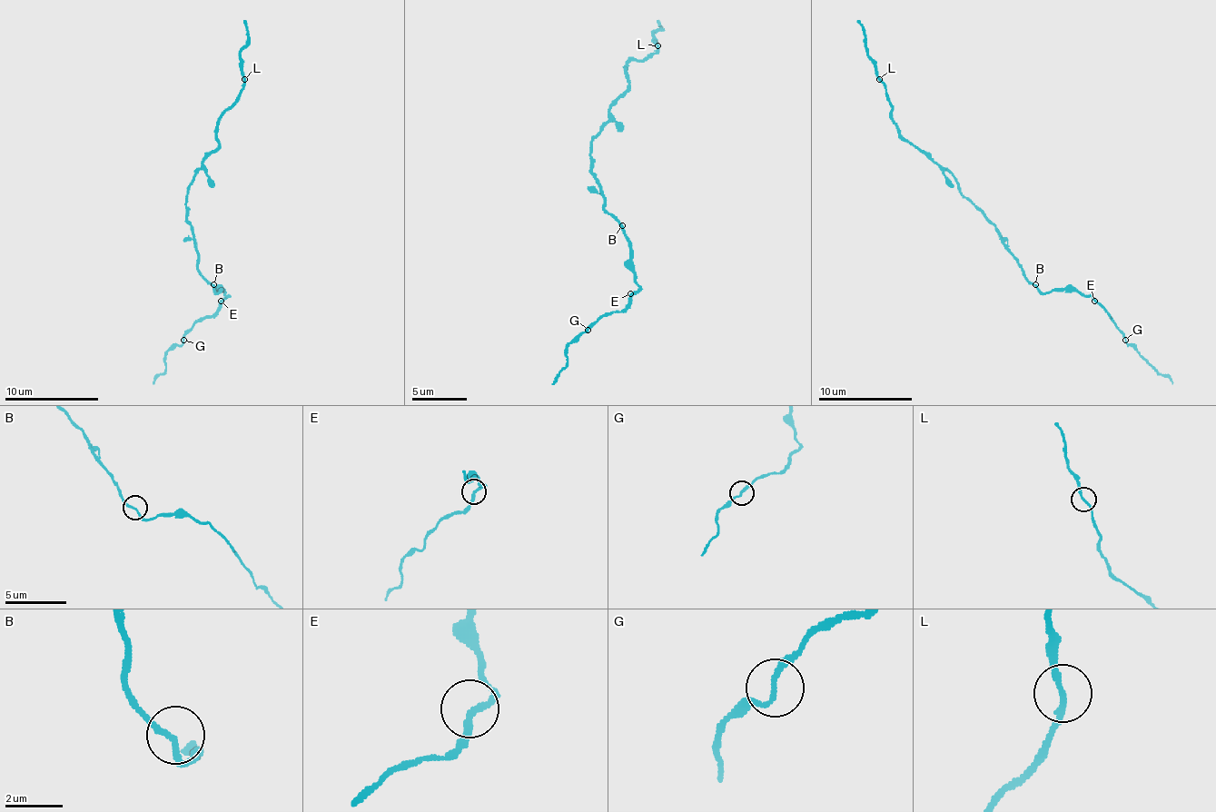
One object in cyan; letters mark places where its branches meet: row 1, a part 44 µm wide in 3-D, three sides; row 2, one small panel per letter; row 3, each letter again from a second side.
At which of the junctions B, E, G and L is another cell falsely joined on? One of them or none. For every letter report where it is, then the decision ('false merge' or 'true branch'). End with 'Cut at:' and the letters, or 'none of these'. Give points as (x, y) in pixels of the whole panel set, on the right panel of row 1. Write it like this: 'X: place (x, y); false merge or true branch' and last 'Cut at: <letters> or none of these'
B: place (1035, 284); true branch
E: place (1094, 301); true branch
G: place (1125, 340); true branch
L: place (879, 79); true branch
Cut at: none of these

